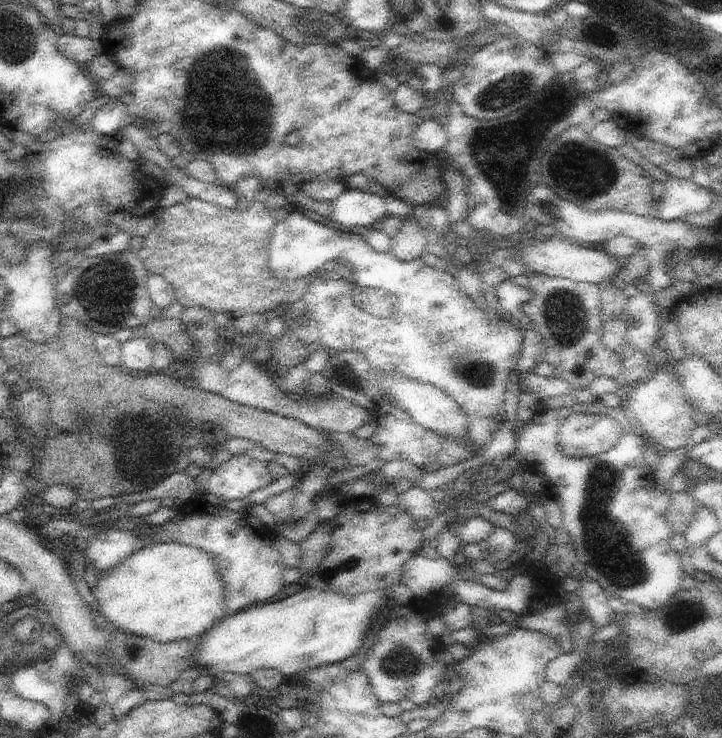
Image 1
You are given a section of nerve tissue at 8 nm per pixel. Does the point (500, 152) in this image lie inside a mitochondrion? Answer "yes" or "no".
yes

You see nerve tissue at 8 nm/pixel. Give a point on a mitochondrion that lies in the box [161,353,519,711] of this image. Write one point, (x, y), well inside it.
(402, 665)

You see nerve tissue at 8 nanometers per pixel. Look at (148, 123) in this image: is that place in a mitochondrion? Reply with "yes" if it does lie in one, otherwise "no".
no

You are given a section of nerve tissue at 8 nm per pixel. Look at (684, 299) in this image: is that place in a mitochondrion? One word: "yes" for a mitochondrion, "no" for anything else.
no

